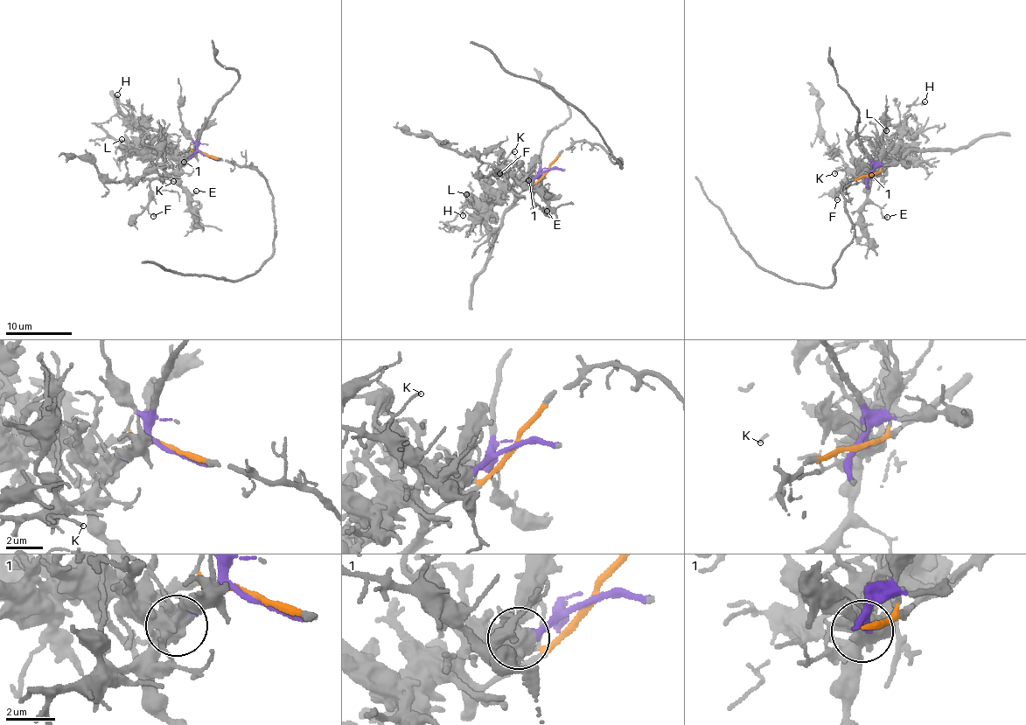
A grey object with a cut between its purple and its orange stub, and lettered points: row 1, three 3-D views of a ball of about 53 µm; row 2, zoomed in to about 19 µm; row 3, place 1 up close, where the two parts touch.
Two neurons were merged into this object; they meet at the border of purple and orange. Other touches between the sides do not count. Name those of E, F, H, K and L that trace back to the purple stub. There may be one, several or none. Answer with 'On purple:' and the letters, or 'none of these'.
On purple: E, F, K

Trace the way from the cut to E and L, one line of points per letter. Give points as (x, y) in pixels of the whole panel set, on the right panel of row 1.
E: (868, 174), (873, 172), (868, 197), (883, 216), (888, 216)
L: (868, 175), (882, 171), (881, 168), (885, 166), (882, 160), (892, 153), (895, 155), (886, 131)

